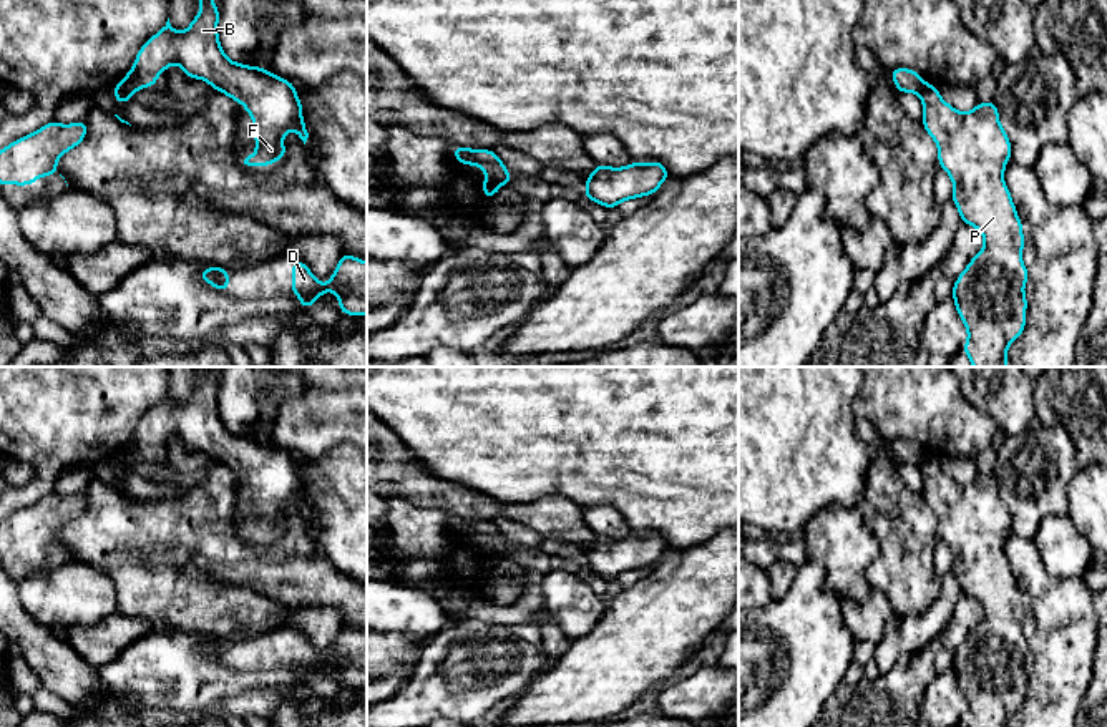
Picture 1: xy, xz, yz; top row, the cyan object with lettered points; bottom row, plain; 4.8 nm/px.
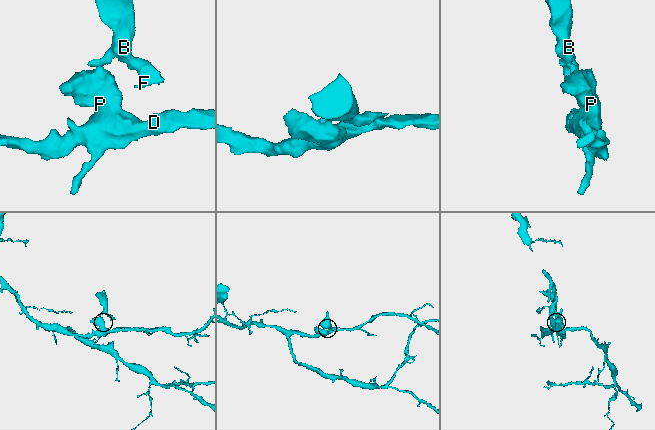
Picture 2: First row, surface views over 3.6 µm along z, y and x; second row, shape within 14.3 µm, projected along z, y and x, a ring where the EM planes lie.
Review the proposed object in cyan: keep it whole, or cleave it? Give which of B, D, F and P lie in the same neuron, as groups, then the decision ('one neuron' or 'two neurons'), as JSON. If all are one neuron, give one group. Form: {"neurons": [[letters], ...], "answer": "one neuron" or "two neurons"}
{"neurons": [["B", "F"], ["D", "P"]], "answer": "two neurons"}

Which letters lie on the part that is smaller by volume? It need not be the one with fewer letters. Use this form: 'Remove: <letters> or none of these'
Remove: B, F

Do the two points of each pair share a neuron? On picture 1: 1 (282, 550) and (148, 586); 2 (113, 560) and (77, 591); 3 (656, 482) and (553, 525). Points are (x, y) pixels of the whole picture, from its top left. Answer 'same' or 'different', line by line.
1: same
2: different
3: different

